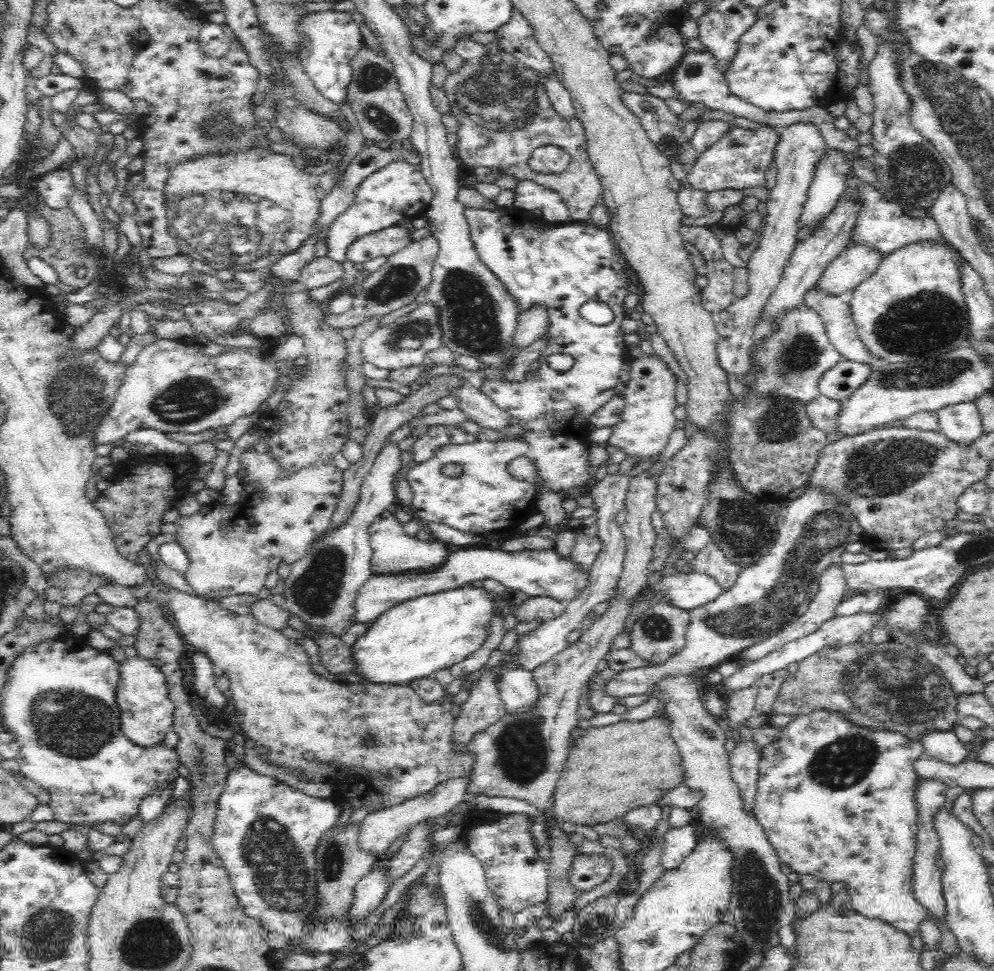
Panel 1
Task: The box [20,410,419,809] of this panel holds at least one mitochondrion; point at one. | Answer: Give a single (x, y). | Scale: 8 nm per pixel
(72, 724)

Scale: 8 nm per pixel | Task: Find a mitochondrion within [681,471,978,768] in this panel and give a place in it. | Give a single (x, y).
(891, 685)

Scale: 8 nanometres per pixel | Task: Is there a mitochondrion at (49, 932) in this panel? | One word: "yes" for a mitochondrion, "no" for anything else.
yes

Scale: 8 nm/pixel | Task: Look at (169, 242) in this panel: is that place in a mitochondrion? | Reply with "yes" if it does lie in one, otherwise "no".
yes

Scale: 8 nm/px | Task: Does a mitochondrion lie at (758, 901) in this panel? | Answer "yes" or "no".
yes

